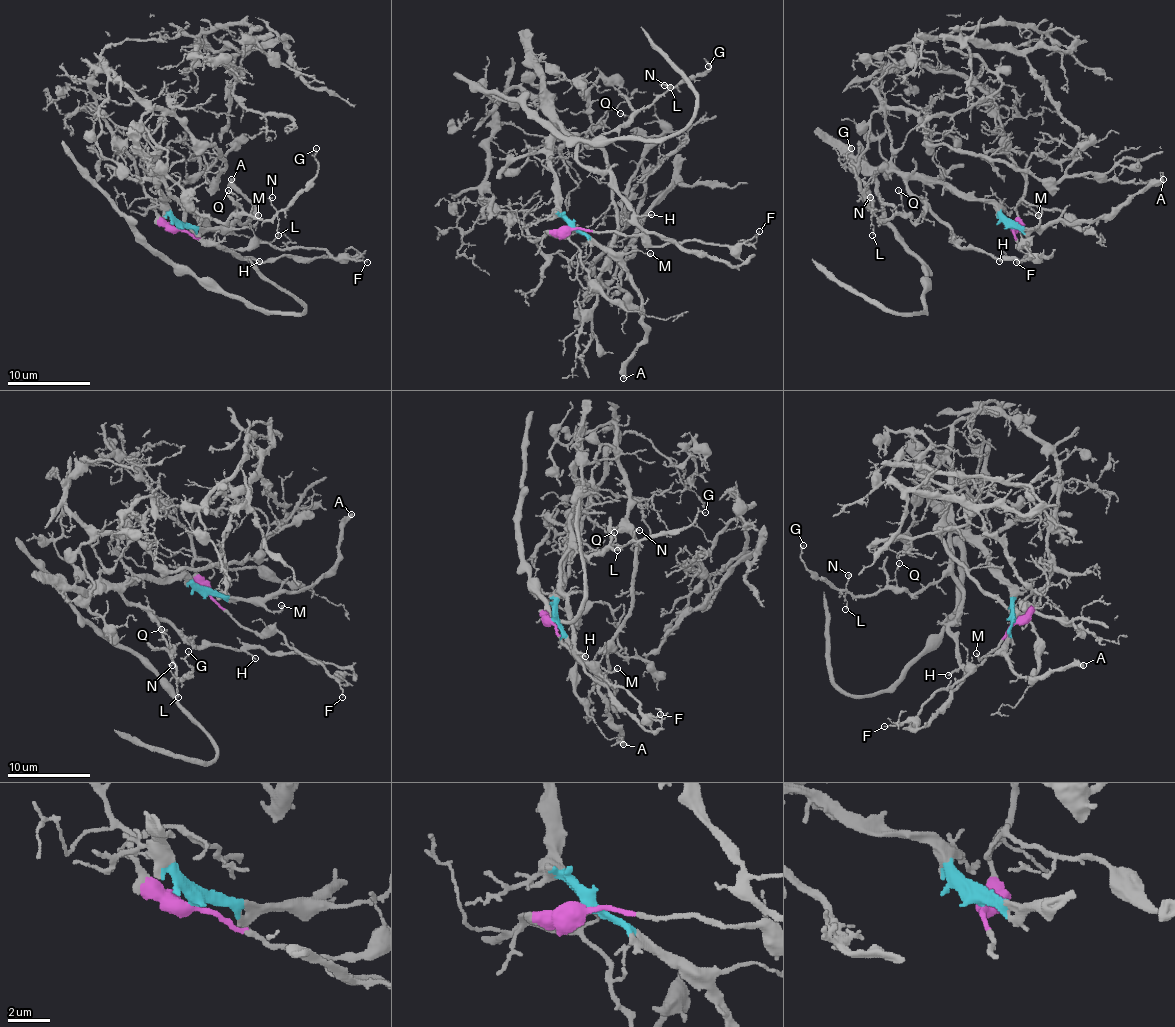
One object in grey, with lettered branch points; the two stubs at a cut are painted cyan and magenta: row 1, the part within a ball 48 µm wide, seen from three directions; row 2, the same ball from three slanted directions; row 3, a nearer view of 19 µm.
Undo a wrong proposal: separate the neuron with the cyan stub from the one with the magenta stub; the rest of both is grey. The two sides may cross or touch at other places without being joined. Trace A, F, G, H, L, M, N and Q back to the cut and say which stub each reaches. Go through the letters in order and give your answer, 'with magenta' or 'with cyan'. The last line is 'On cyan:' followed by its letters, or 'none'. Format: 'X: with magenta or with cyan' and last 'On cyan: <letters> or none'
A: with cyan
F: with magenta
G: with cyan
H: with cyan
L: with cyan
M: with cyan
N: with cyan
Q: with cyan
On cyan: A, G, H, L, M, N, Q

